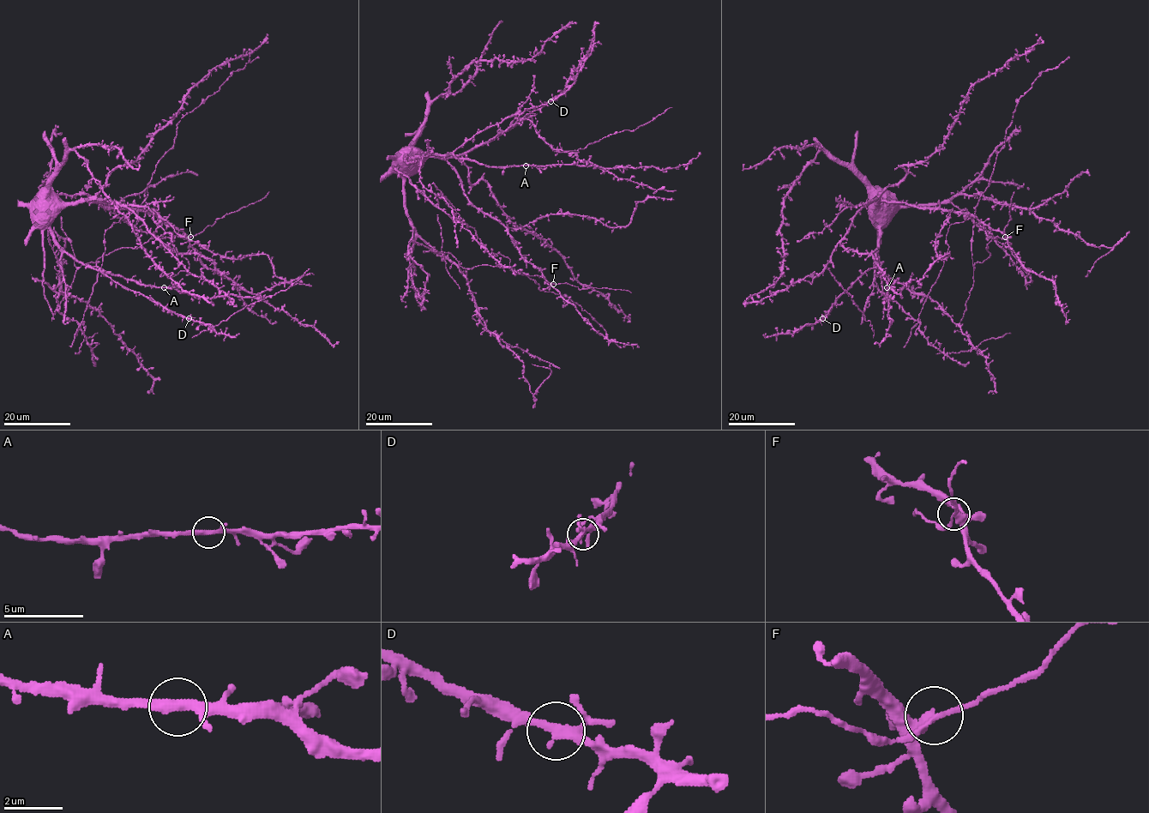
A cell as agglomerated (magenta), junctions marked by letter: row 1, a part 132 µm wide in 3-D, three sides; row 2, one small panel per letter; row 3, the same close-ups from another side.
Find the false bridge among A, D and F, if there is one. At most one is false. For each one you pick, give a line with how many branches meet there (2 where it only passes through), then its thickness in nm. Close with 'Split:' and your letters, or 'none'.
Split: none

